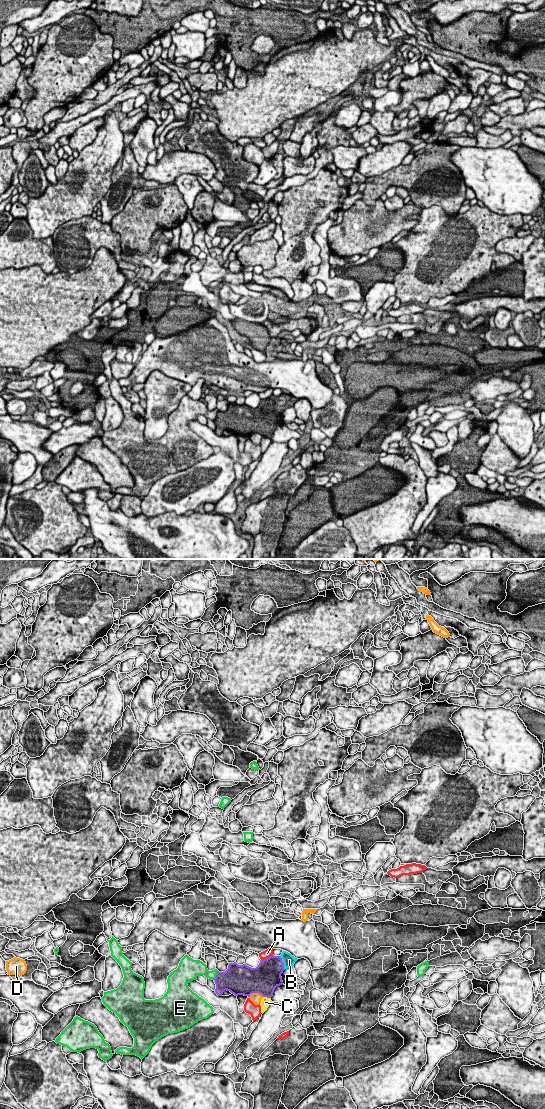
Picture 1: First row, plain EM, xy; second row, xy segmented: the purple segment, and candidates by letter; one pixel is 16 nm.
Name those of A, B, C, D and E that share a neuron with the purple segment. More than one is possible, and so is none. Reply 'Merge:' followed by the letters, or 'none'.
Merge: B

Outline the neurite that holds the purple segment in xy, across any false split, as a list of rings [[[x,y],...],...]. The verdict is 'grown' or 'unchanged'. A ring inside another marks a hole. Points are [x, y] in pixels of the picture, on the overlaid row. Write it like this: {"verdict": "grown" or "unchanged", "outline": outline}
{"verdict": "grown", "outline": [[[283,951],[280,956],[270,956],[260,960],[256,968],[246,964],[229,963],[225,972],[217,972],[214,979],[215,993],[222,996],[225,990],[235,996],[250,997],[252,993],[259,993],[263,997],[271,998],[277,986],[283,984],[281,974],[289,967],[293,967],[298,959]]]}

